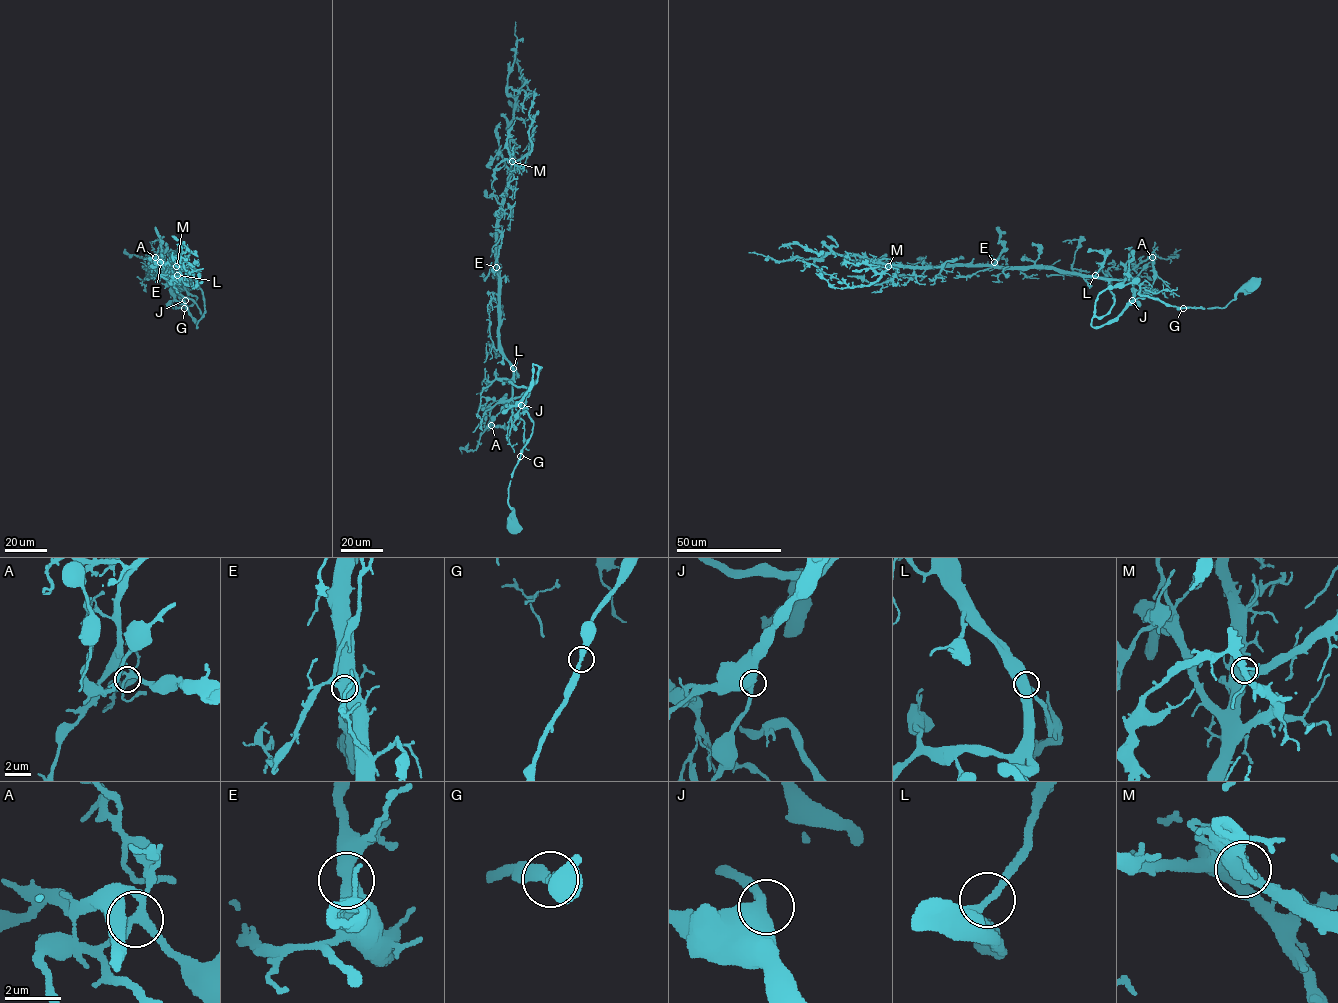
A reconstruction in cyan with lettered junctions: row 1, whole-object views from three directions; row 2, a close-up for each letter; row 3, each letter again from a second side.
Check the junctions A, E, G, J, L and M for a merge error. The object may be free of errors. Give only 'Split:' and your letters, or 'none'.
Split: none

